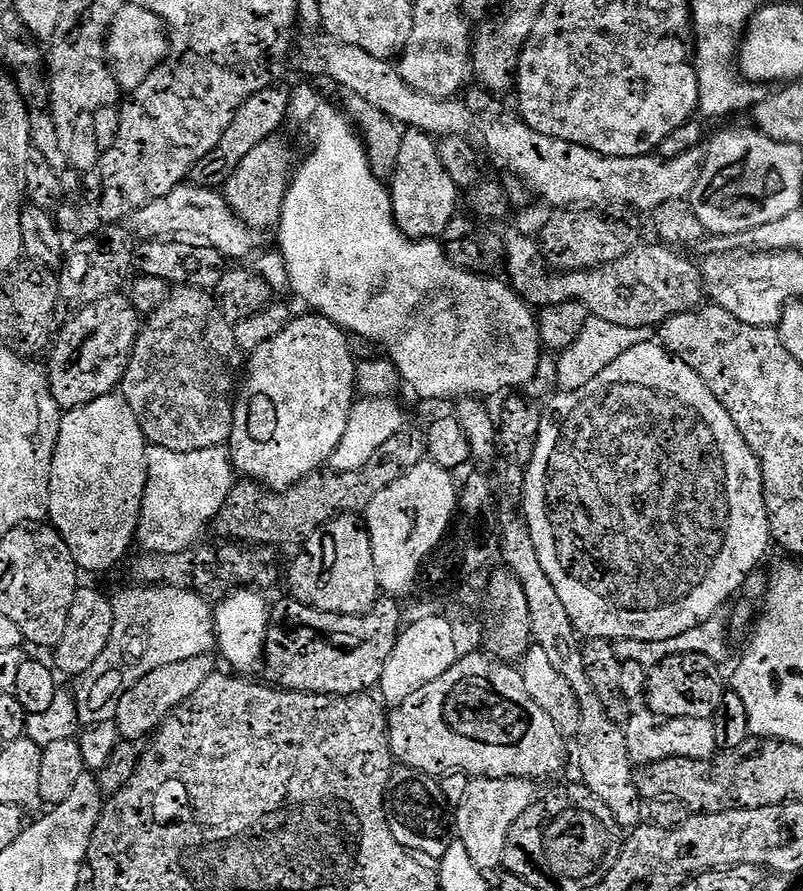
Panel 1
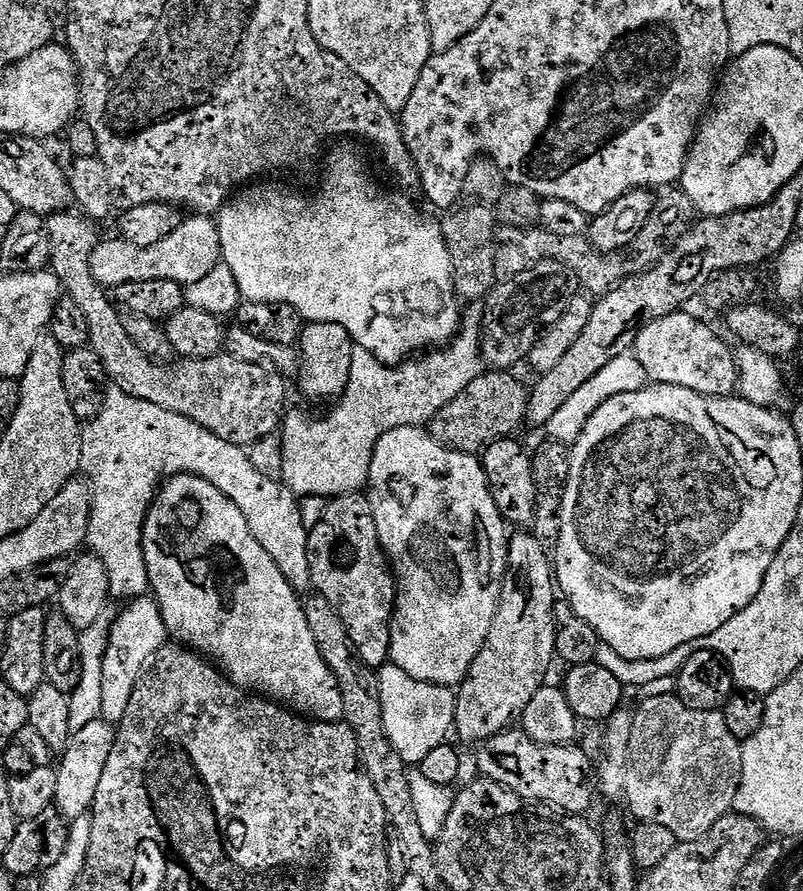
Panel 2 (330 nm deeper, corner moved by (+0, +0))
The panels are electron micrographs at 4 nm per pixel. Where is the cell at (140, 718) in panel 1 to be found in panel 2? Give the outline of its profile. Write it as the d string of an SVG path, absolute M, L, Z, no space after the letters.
M99 718L88 726L72 733L67 748L63 749L64 756L58 760L56 768L56 803L57 812L65 821L73 822L78 818L89 815L94 802L94 794L98 790L98 782L102 782L102 770L106 770L106 762L110 758L112 743L116 741L117 729L107 720Z

